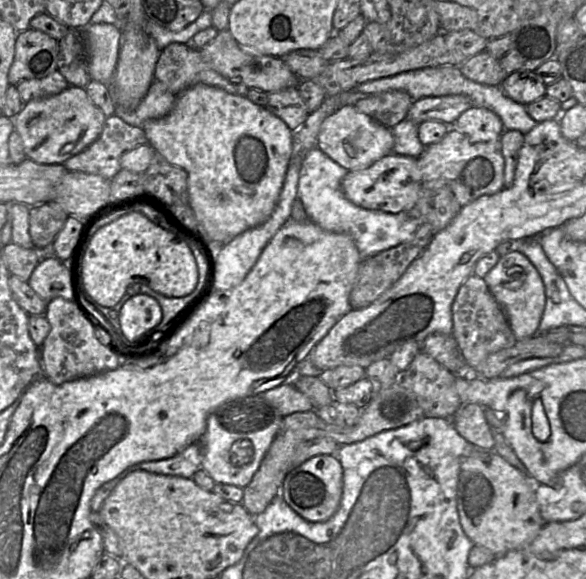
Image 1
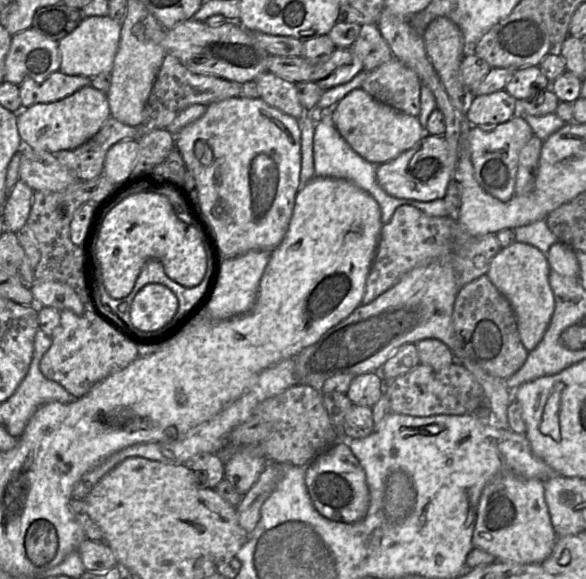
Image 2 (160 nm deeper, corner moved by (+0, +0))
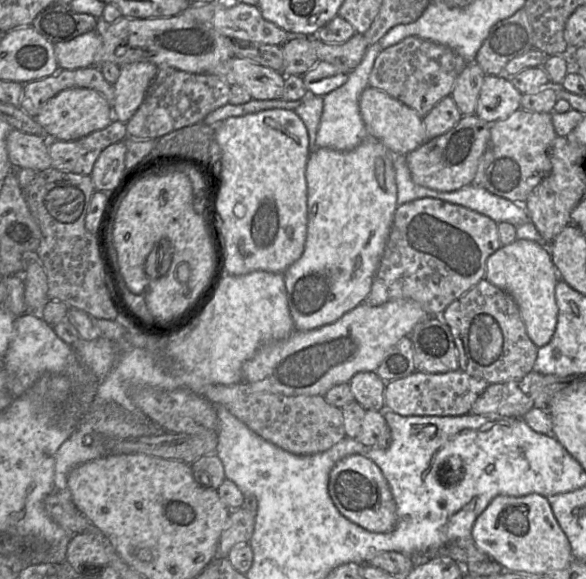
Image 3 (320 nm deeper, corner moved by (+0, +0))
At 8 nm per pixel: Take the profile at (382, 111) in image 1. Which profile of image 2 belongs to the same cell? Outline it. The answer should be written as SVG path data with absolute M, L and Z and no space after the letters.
M396 58L372 70L361 85L375 100L416 117L421 87L417 73Z

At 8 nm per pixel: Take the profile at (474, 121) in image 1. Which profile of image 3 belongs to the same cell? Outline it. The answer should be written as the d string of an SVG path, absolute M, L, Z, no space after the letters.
M486 75L478 96L475 115L490 124L504 120L521 108L521 94L511 83L510 77L502 75Z

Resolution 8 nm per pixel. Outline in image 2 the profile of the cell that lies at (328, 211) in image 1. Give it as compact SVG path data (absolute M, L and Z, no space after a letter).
M333 107L322 109L321 118L315 126L313 136L313 162L315 176L345 179L371 194L379 204L381 222L383 225L390 221L395 210L402 205L414 206L429 216L440 217L450 215L450 210L447 209L447 204L443 198L422 202L405 198L396 198L388 195L379 186L376 180L376 170L380 164L368 162L350 147L333 123L332 109Z

